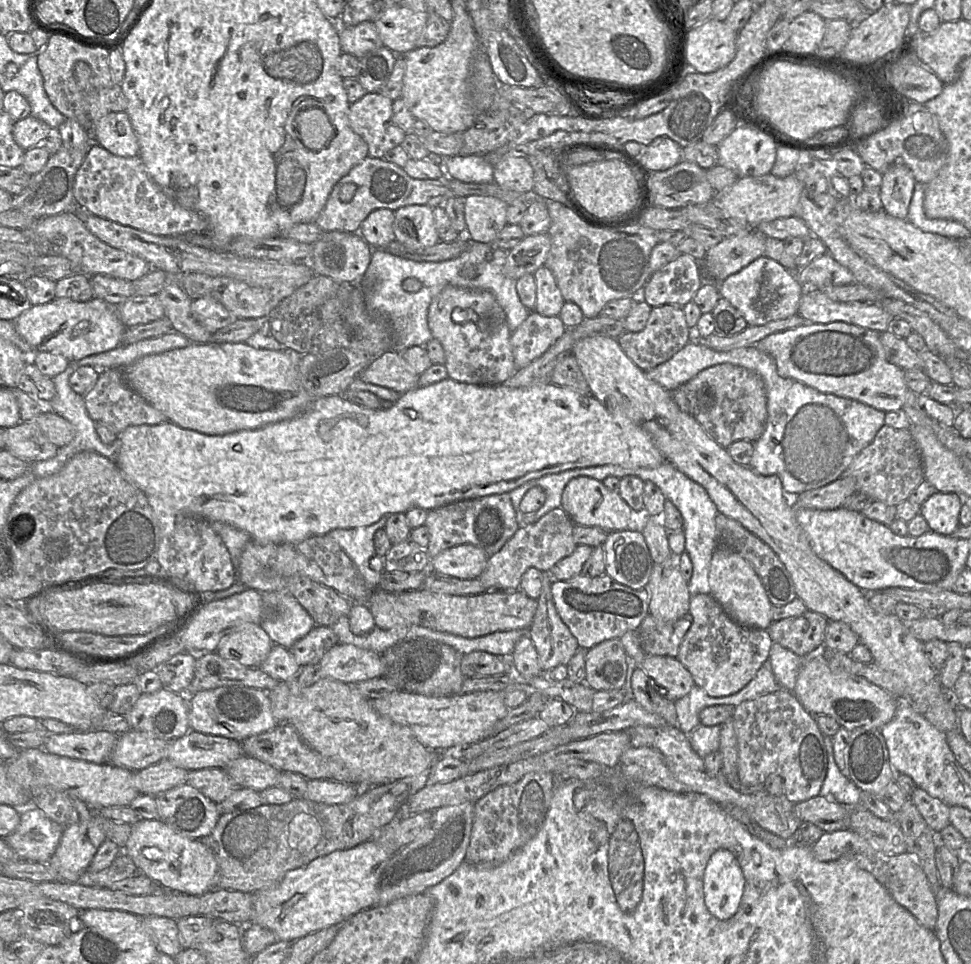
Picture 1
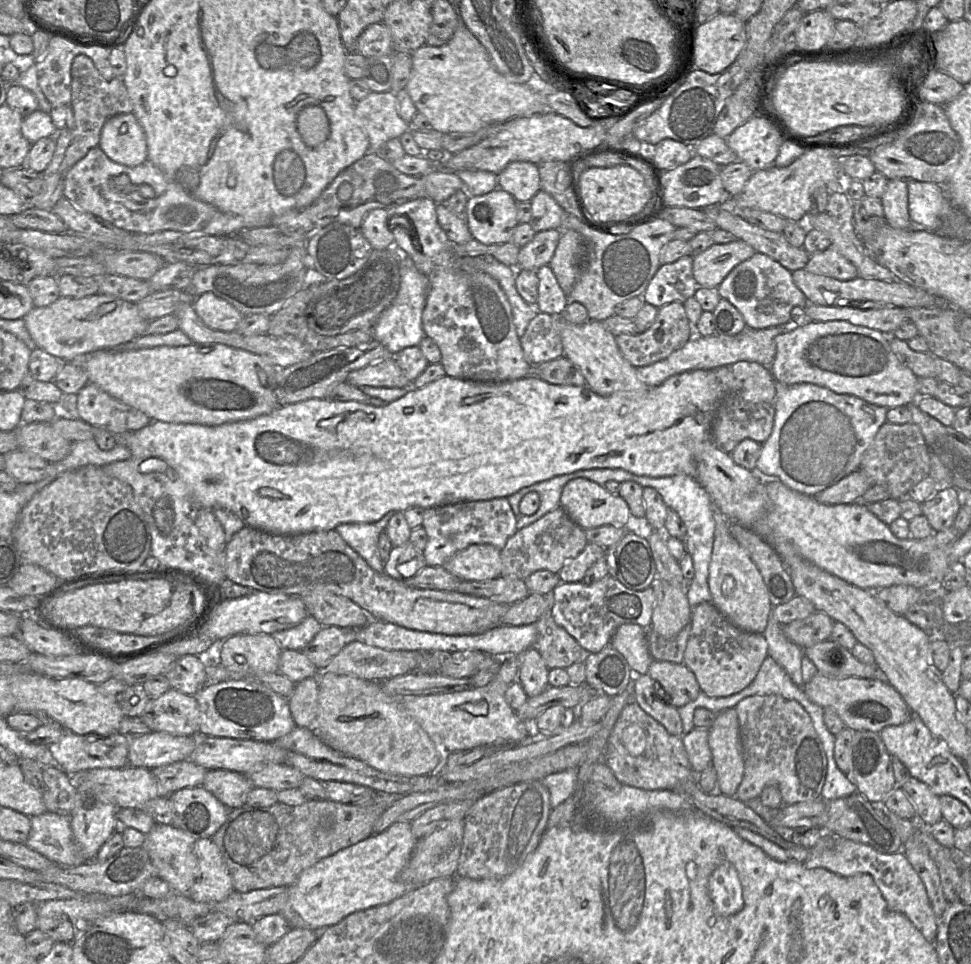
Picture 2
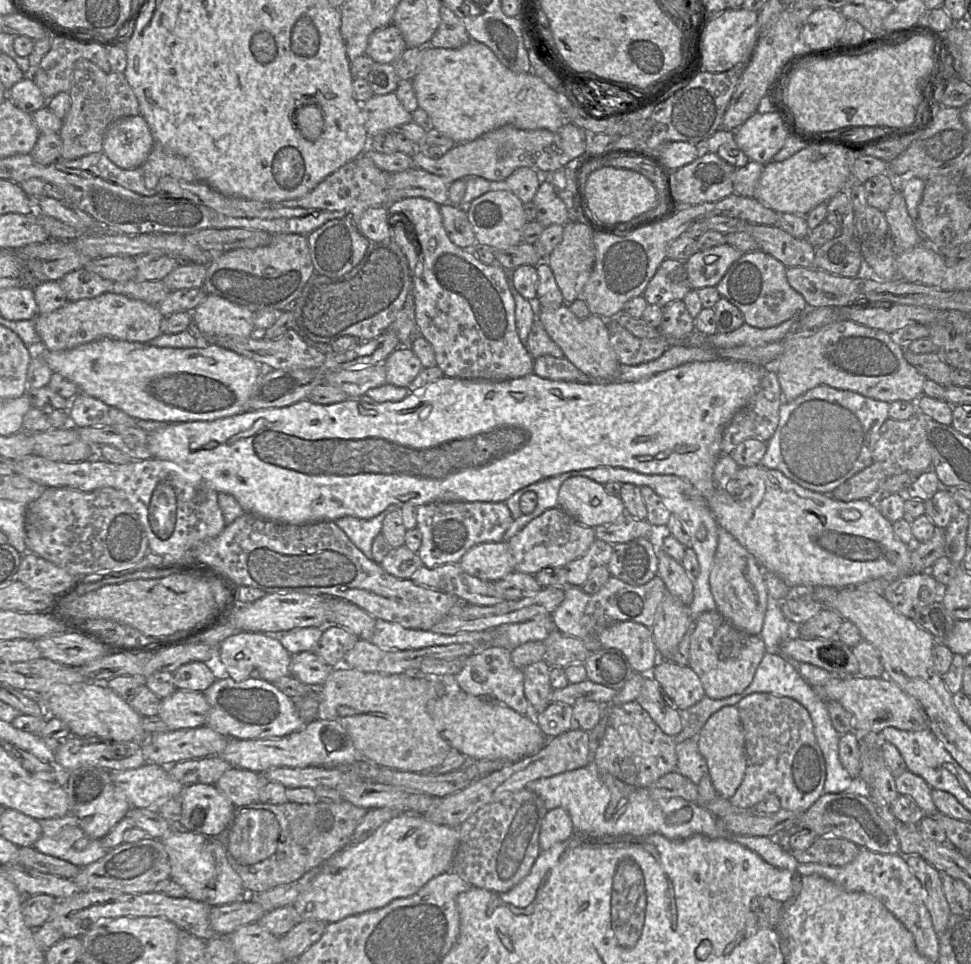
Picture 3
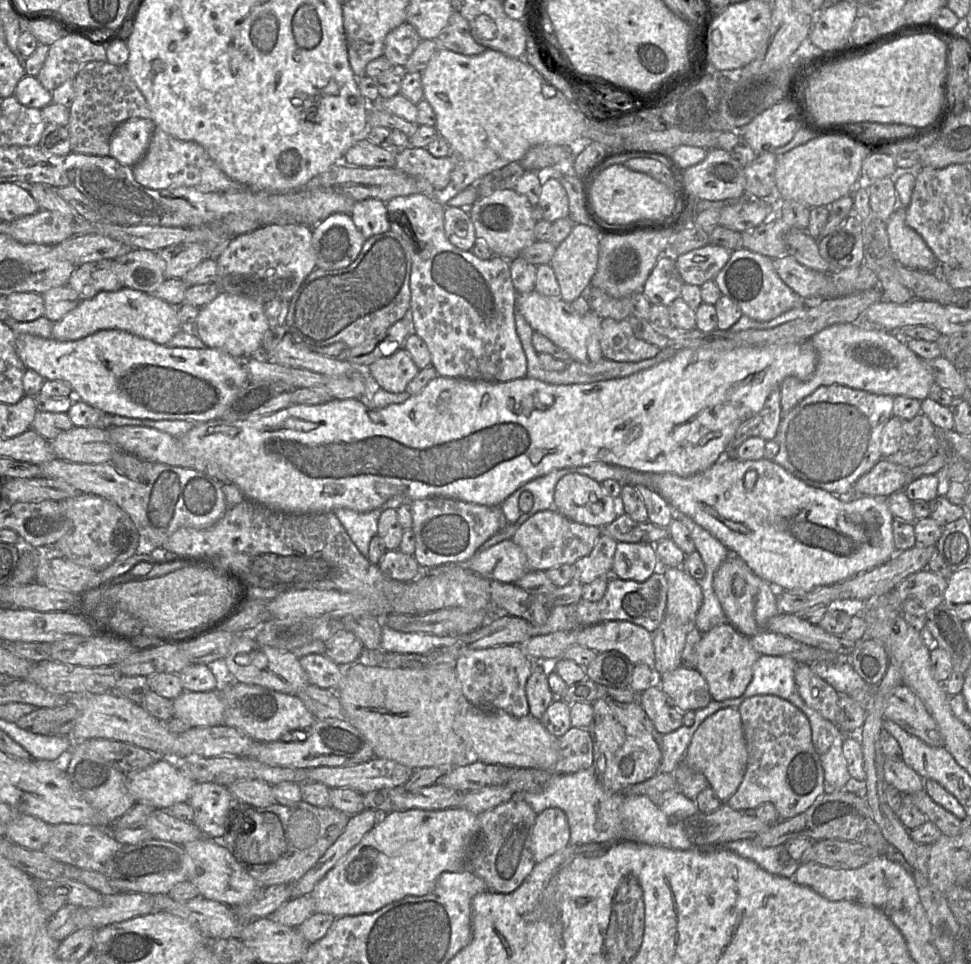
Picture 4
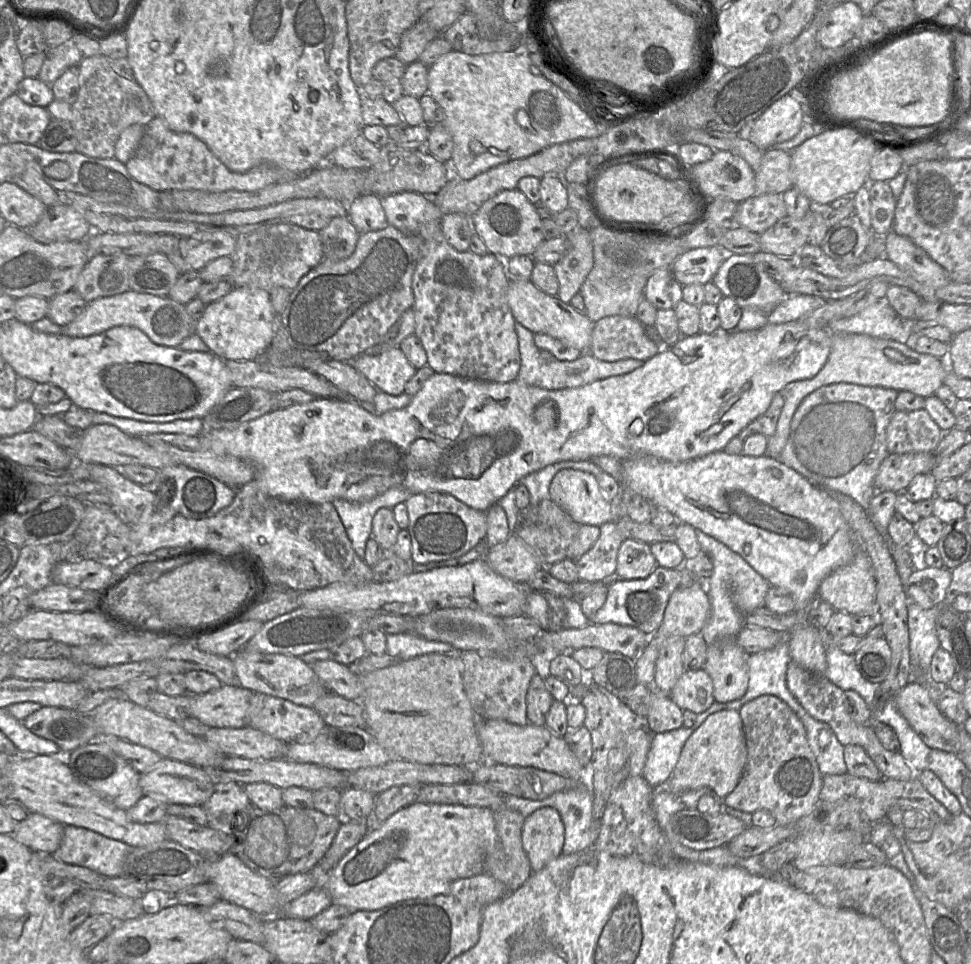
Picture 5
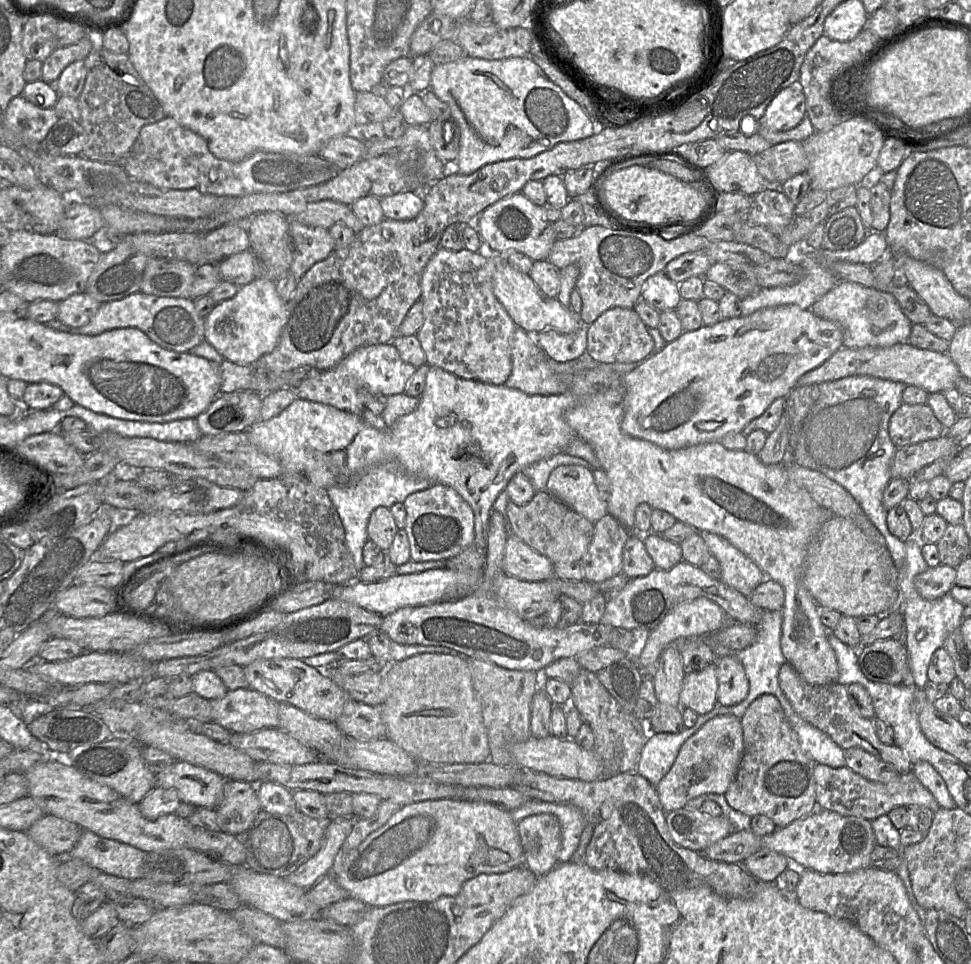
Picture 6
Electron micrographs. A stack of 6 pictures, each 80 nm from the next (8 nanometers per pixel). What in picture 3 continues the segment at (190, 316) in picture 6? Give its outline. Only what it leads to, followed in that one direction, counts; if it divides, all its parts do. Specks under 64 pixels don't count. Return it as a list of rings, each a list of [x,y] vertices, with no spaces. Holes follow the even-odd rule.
[[[106,292],[95,298],[68,302],[49,314],[38,314],[34,321],[42,346],[56,352],[102,338],[148,343],[162,334],[161,324],[164,318],[156,306],[115,292]]]

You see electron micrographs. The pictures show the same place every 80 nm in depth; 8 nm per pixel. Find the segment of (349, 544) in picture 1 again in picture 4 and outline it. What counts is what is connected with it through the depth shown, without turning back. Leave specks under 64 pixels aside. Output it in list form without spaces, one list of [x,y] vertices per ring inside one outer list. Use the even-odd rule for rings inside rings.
[[[397,495],[369,512],[358,512],[349,508],[337,508],[334,512],[358,550],[367,557],[369,543],[377,535],[381,513],[390,508],[397,510],[405,502],[407,501],[403,496]]]

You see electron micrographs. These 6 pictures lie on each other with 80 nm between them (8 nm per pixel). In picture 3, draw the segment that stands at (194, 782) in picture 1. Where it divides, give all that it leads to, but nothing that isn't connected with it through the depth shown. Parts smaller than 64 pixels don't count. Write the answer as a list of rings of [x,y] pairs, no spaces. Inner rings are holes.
[[[230,768],[214,785],[236,808],[258,802],[259,791],[266,782],[262,774]]]

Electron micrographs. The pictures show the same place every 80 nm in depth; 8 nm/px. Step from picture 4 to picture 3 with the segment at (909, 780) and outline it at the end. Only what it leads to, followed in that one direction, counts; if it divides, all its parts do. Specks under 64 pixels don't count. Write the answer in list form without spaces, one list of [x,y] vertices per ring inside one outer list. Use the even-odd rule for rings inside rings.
[[[906,770],[895,777],[895,784],[898,793],[912,798],[924,812],[924,816],[933,816],[939,812],[932,800],[932,788],[922,777]]]

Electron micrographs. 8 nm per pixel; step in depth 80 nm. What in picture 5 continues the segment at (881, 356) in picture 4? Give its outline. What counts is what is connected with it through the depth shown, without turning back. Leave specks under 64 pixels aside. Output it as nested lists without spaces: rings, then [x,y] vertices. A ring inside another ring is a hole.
[[[833,333],[828,360],[812,378],[788,383],[781,391],[785,403],[778,419],[776,431],[768,437],[766,455],[779,459],[790,433],[793,415],[803,399],[816,389],[835,383],[851,383],[863,386],[884,387],[897,391],[910,391],[921,397],[934,395],[944,385],[949,370],[946,359],[919,353],[906,343],[876,338],[865,334]]]

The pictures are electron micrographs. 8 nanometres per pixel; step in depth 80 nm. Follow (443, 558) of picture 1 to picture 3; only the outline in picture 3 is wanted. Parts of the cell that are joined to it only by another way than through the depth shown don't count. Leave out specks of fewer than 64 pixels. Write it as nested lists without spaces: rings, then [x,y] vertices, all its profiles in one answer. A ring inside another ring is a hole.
[[[507,542],[474,545],[458,562],[469,575],[484,581],[498,581],[514,572],[514,559]]]

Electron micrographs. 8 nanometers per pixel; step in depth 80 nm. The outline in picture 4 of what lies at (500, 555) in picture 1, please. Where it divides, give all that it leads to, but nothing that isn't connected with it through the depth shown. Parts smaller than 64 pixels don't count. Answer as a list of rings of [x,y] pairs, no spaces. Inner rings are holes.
[[[548,509],[532,515],[511,539],[525,553],[529,570],[547,571],[563,564],[572,565],[588,555],[600,535],[600,527],[574,522],[556,509]]]

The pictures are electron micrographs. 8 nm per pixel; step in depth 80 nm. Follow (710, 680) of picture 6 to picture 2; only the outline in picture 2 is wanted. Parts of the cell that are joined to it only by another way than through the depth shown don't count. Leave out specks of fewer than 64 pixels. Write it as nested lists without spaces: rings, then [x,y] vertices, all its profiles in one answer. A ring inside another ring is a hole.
[[[653,660],[647,674],[654,680],[658,697],[676,708],[695,700],[701,691],[695,675],[683,663]]]

